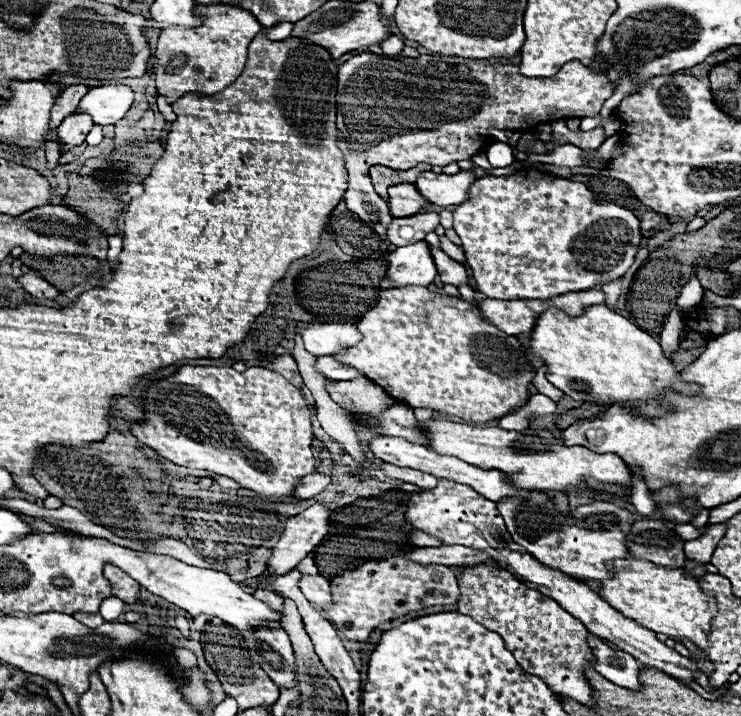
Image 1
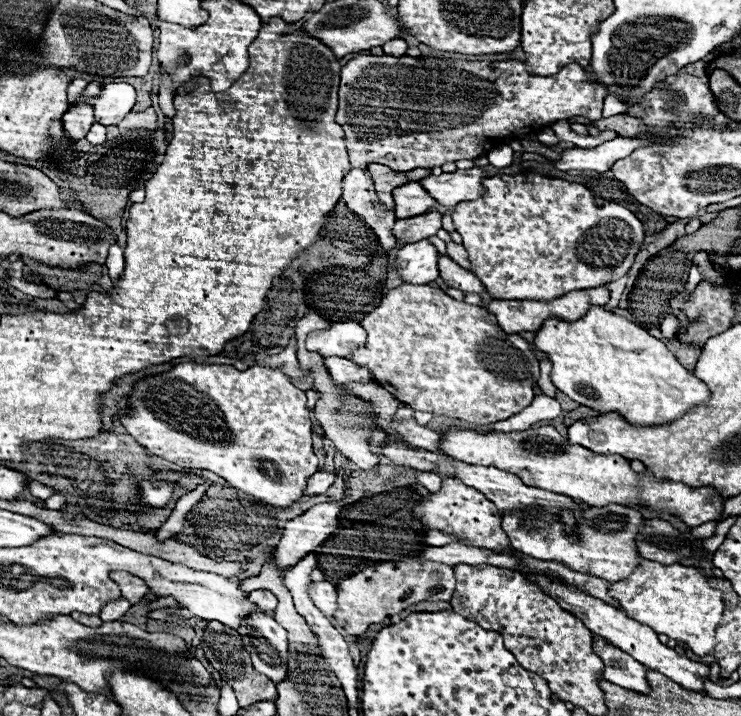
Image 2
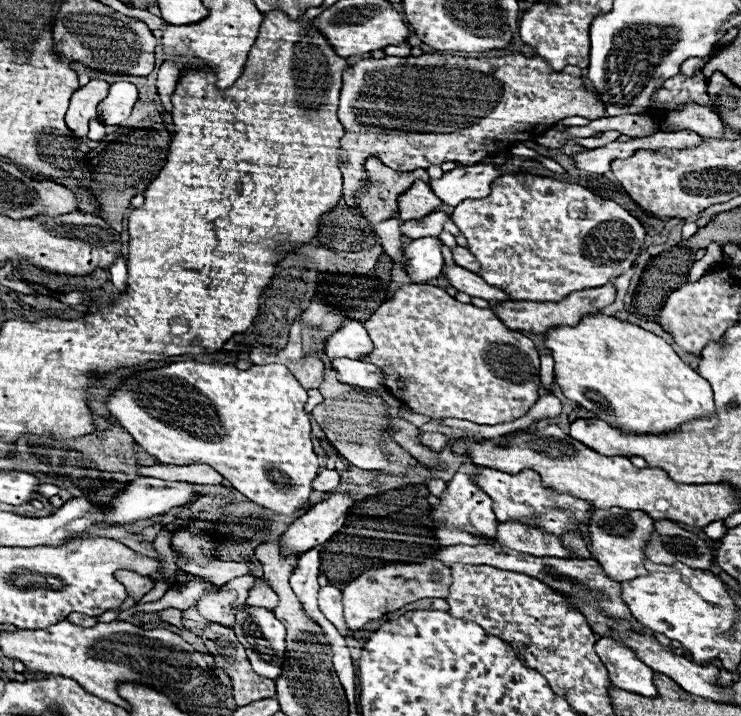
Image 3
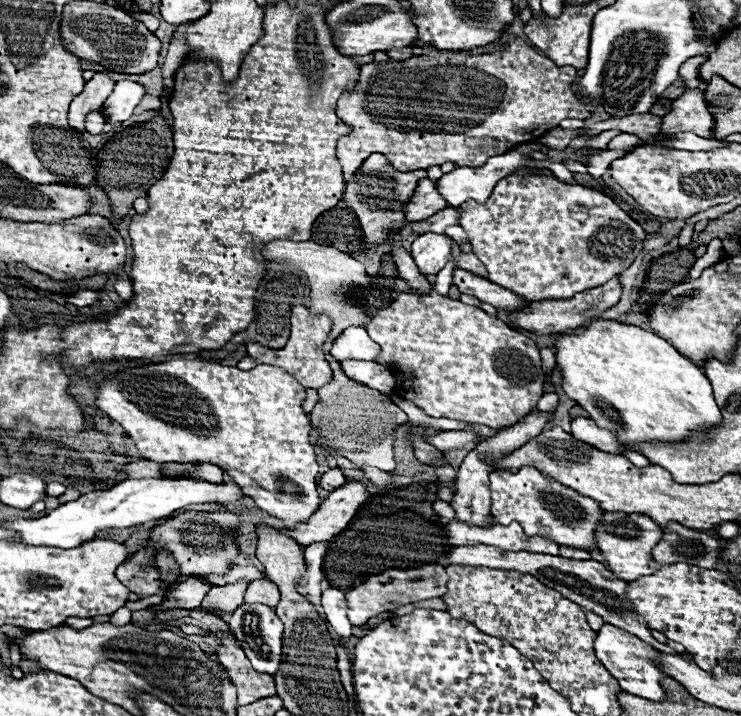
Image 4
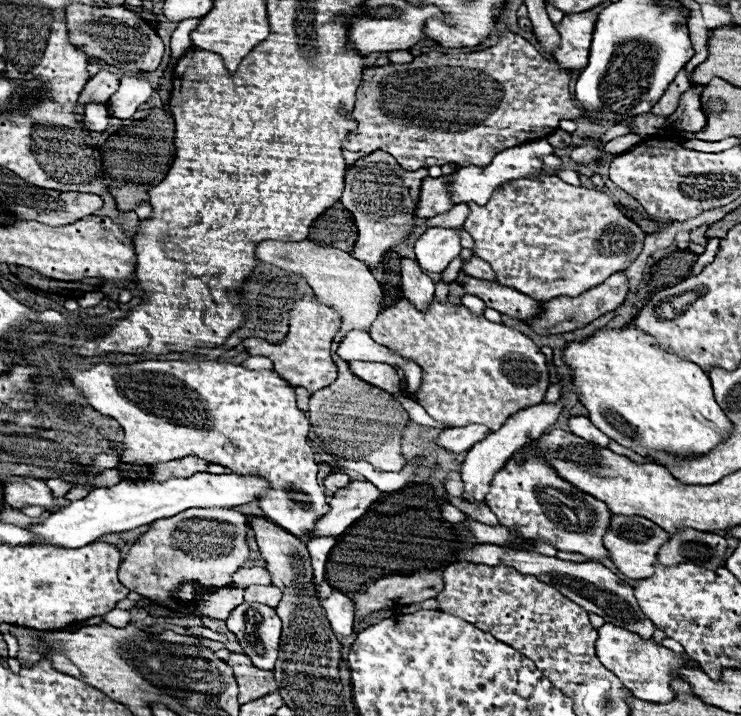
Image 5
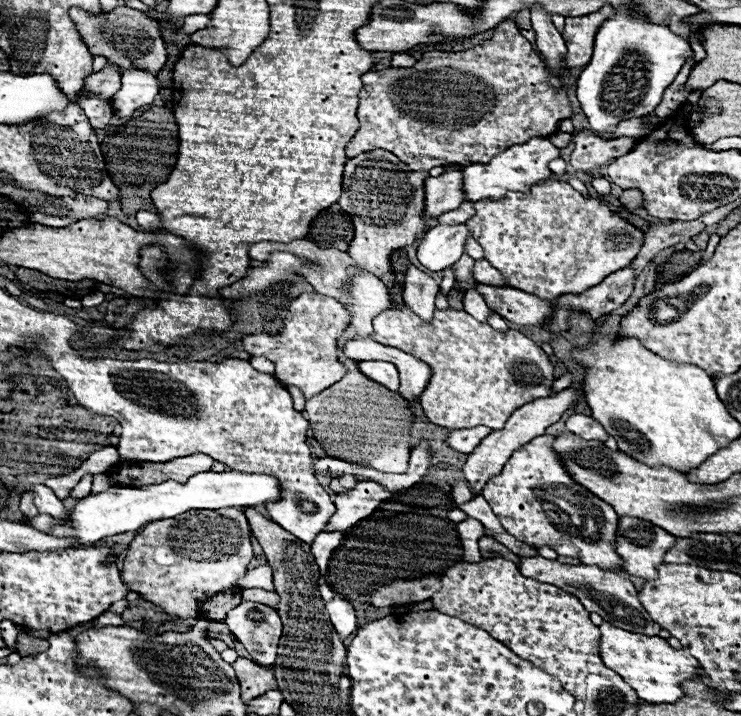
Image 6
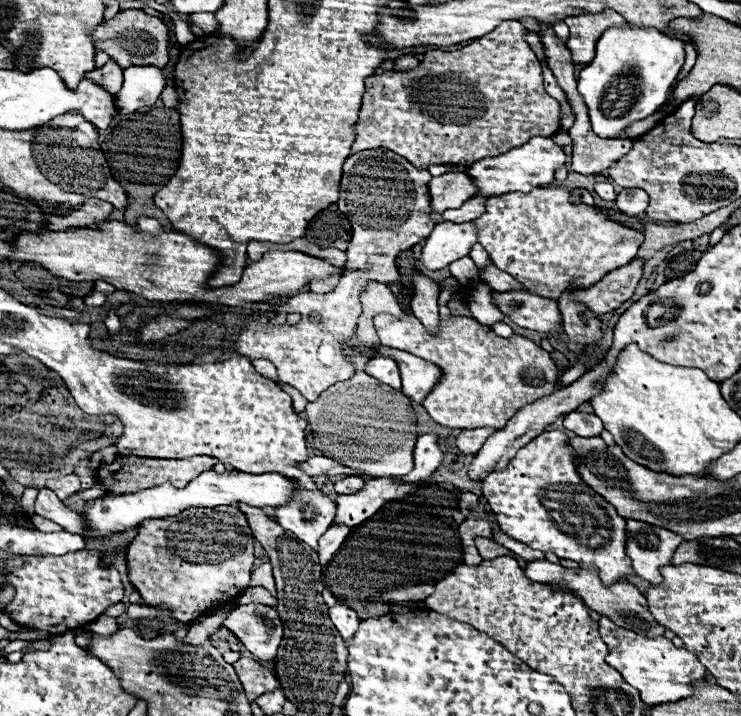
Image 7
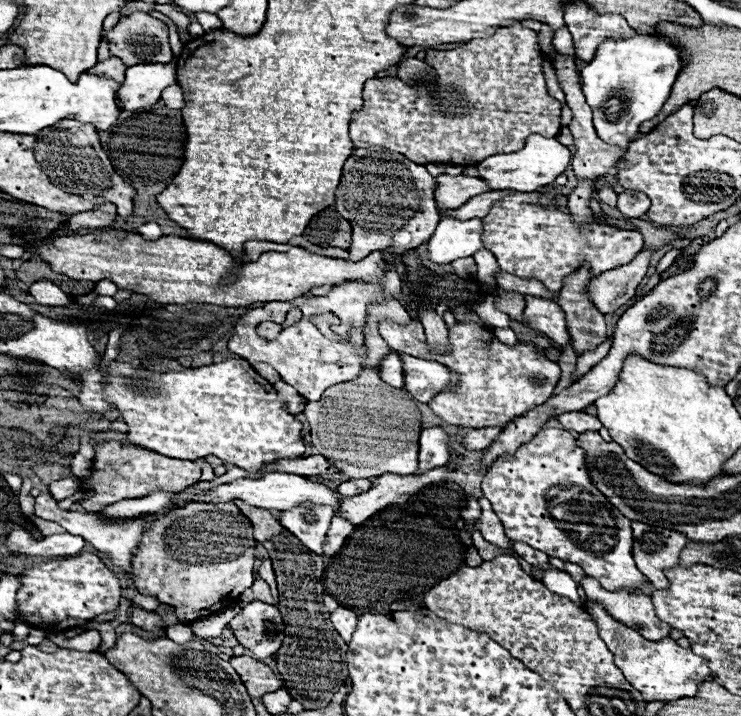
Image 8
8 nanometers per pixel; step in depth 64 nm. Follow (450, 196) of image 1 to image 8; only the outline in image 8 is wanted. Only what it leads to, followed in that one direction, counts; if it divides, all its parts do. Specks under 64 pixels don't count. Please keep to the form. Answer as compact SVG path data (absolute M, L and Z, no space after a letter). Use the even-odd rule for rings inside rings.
M532 134L526 140L526 146L512 154L496 154L488 156L480 164L476 164L478 178L482 178L490 190L518 190L518 192L534 192L542 186L548 186L556 180L558 174L566 170L570 164L570 152L556 138L544 138L540 134Z

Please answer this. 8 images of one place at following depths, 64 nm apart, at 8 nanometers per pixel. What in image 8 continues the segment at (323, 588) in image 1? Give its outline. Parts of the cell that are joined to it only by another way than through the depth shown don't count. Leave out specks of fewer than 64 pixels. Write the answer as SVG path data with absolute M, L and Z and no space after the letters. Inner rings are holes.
M336 608L332 614L330 614L330 620L334 624L334 628L338 630L338 634L348 642L356 630L356 622L358 622L358 616L348 610L348 608Z

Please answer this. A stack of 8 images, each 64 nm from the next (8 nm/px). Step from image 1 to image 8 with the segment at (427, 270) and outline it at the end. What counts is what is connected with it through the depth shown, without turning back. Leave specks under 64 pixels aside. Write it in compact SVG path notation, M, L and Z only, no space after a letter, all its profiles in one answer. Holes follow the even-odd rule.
M442 218L428 240L428 260L434 264L450 264L458 258L472 256L482 248L482 222L476 220L452 220Z

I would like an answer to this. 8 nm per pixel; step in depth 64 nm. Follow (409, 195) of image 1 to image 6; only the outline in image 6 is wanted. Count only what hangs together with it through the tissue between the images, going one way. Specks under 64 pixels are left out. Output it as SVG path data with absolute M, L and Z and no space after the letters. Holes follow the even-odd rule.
M458 170L444 172L438 178L430 176L424 182L424 192L424 216L440 216L456 210L464 202L462 176Z

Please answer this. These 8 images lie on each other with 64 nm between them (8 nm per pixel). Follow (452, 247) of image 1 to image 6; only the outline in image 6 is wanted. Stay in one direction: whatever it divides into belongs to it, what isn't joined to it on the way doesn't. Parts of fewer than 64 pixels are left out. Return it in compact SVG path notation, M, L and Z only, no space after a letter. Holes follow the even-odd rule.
M476 260L474 268L472 268L472 276L476 278L476 282L480 284L490 284L490 286L504 286L502 276L486 262L486 260Z

